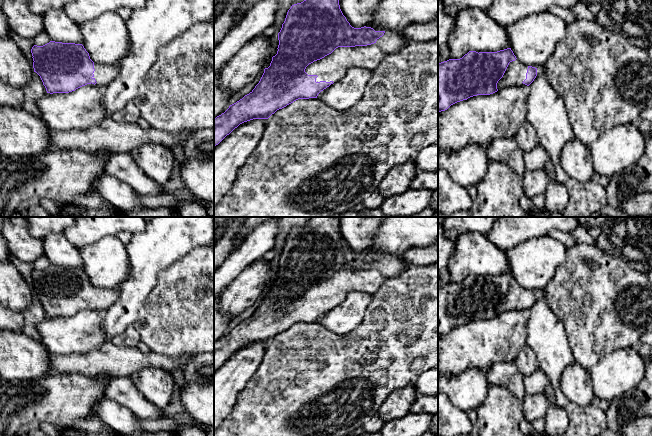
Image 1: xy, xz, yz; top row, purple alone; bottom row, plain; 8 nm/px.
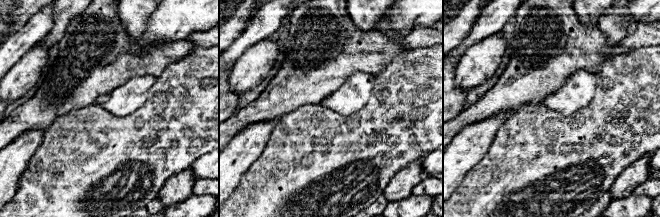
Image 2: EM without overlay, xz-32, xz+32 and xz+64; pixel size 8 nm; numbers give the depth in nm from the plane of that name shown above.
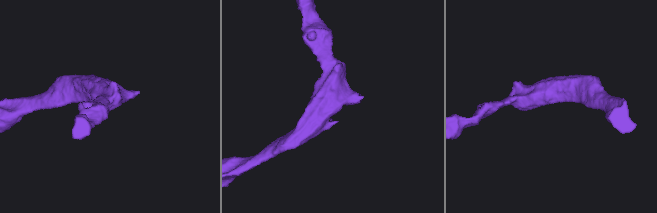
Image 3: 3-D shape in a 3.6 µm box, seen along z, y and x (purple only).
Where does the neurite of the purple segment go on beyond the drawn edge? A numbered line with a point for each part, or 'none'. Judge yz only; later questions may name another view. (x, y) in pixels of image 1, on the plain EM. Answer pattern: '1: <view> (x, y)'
1: yz (515, 298)

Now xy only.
1: xy (103, 298)

